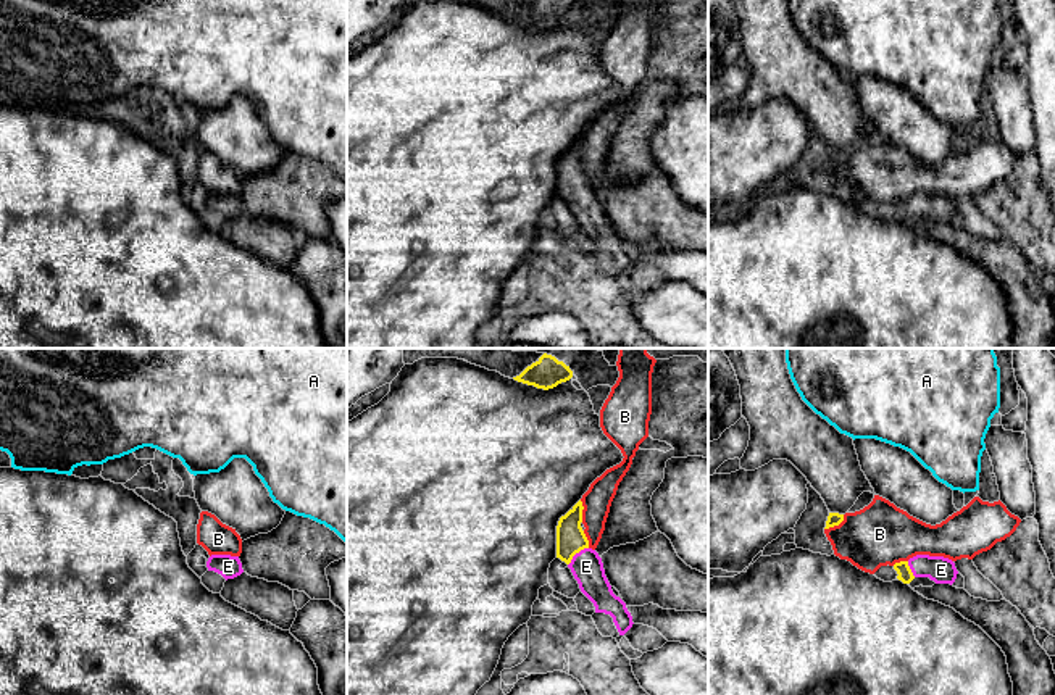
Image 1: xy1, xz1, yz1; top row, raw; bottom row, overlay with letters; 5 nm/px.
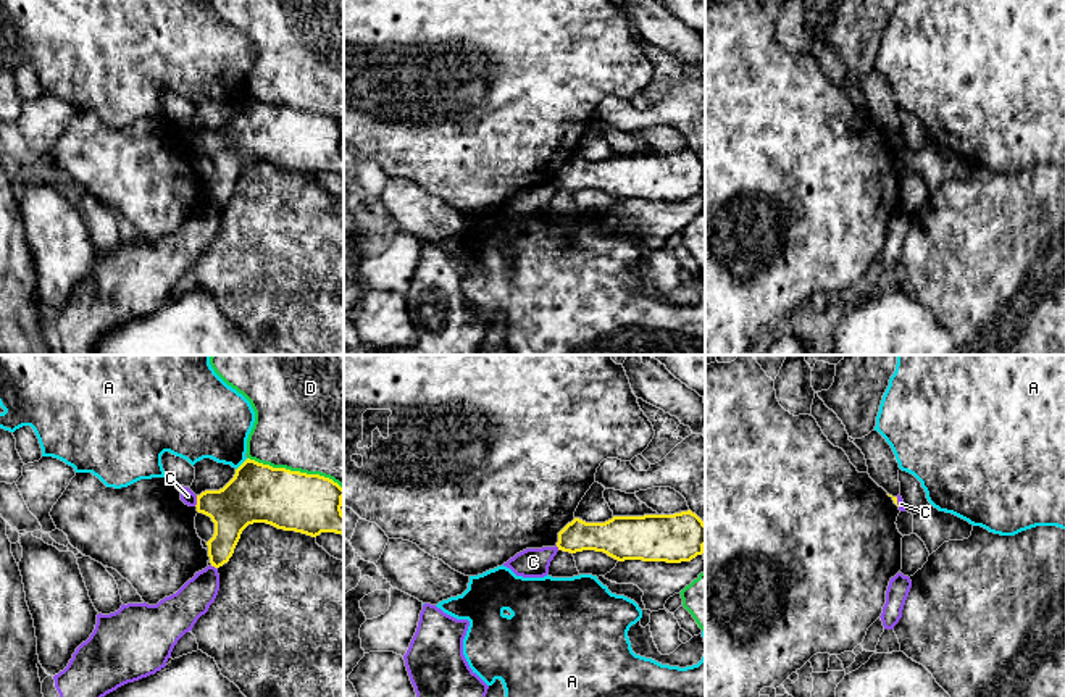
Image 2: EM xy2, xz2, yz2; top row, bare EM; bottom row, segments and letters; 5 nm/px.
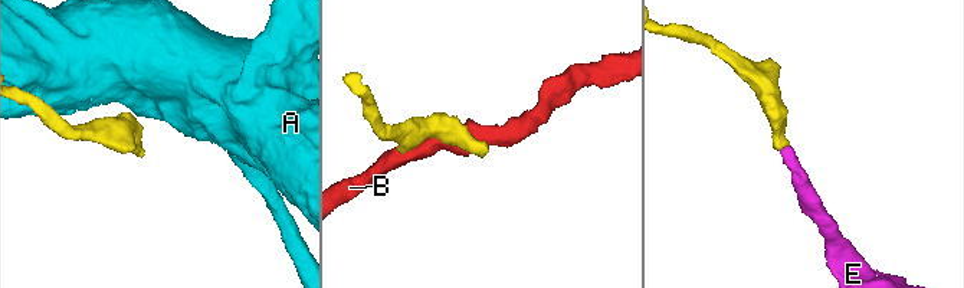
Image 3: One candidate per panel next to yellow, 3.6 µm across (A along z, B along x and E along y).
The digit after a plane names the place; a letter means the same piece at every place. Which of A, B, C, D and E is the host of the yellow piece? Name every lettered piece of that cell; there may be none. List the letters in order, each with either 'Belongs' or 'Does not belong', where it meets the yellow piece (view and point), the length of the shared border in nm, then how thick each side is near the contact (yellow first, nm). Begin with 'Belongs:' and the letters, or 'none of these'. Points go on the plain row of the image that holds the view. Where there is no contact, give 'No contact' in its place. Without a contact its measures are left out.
Belongs: E
A: Does not belong. Touches yellow at xy2 (241, 104). Shared border 90 nm. Thickness 300 nm (yellow) against 360 nm
B: Does not belong. Touches yellow at yz1 (836, 163). Shared border 130 nm. Thickness 60 nm (yellow) against 320 nm
C: Does not belong. Touches yellow at xy2 (197, 139). Shared border 60 nm. Thickness 240 nm (yellow) against 70 nm
D: Does not belong. Touches yellow at xy2 (296, 110). Shared border 500 nm. Thickness 300 nm (yellow) against 480 nm
E: Belongs. Touches yellow at xz1 (576, 191). Shared border 140 nm. Thickness 140 nm (yellow) against 160 nm

